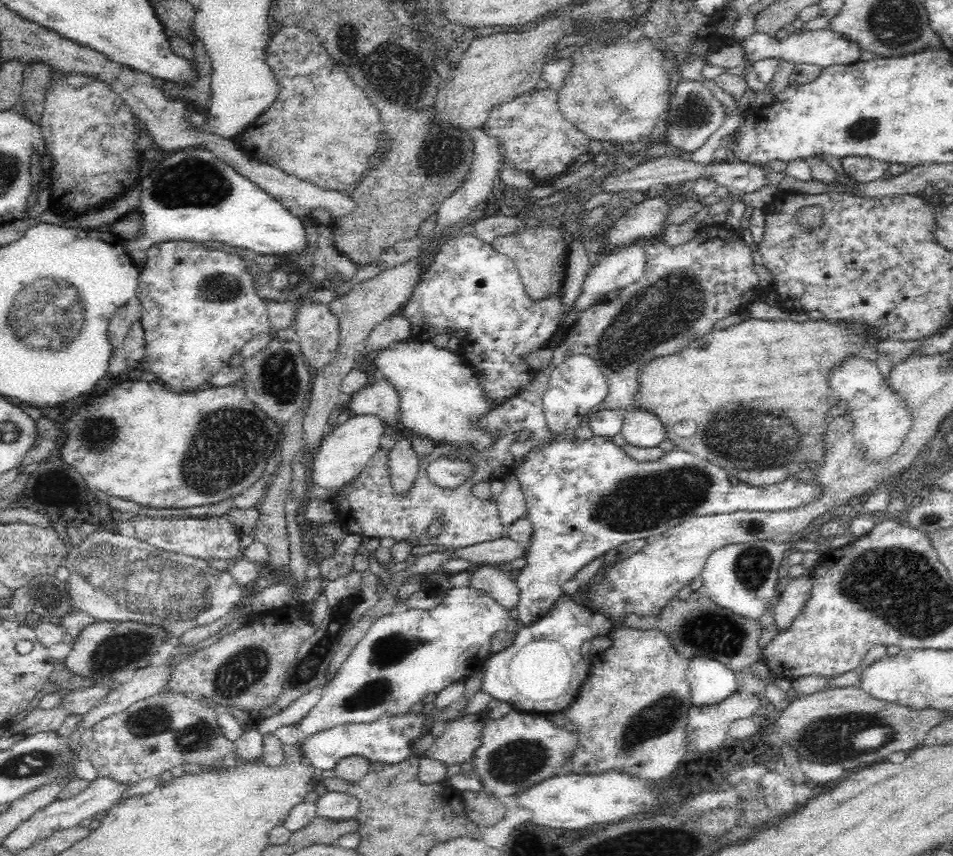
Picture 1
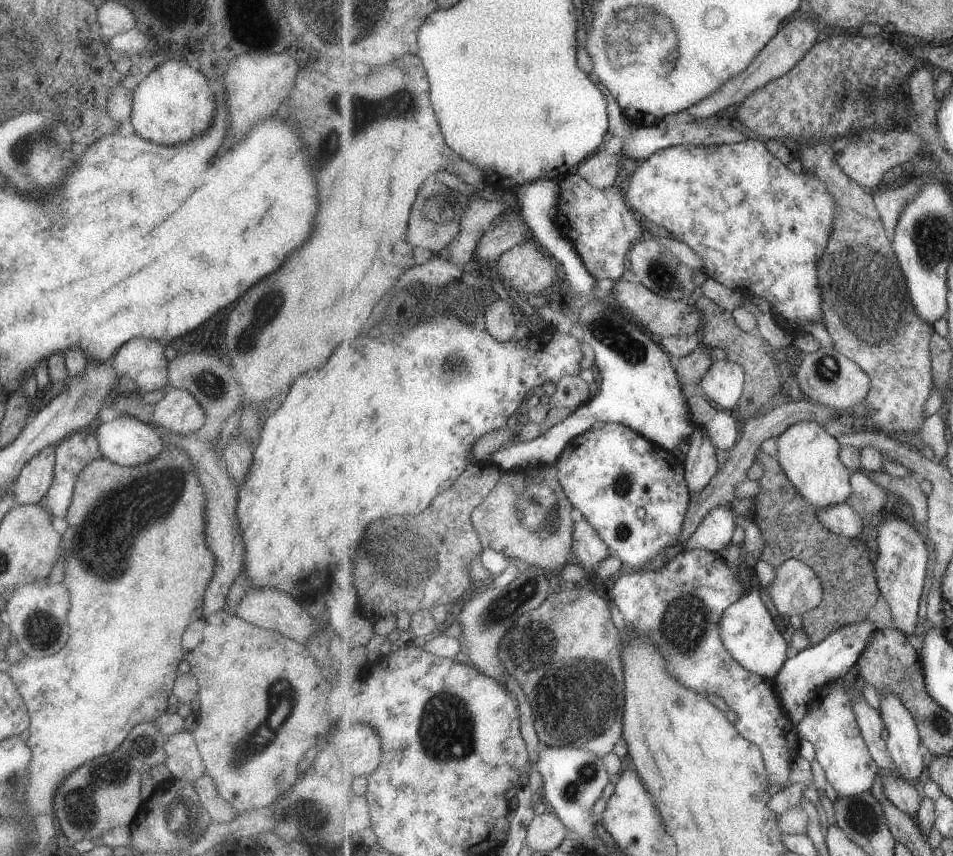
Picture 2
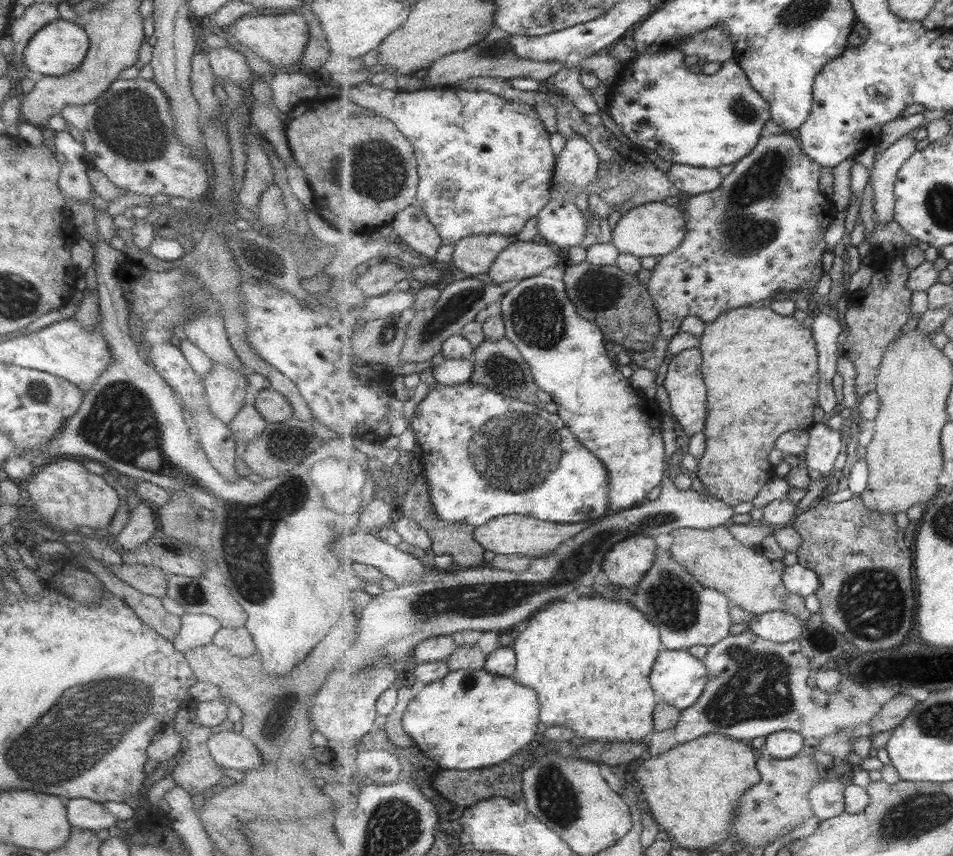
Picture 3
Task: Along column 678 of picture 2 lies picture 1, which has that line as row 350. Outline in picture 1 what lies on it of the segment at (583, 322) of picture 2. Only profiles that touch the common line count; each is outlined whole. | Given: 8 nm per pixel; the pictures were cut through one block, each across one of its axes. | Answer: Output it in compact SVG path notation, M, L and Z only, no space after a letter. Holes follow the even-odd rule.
M416 338L400 339L385 347L380 347L372 352L368 360L370 366L382 374L383 380L392 385L399 398L399 419L400 428L406 428L418 436L428 437L438 442L440 439L448 443L458 445L472 445L476 449L483 449L489 442L489 438L483 432L474 429L472 424L478 417L490 412L489 404L483 397L483 392L478 386L477 380L473 377L473 372L460 362L457 353L453 353L449 348L438 348L429 340L419 340Z

